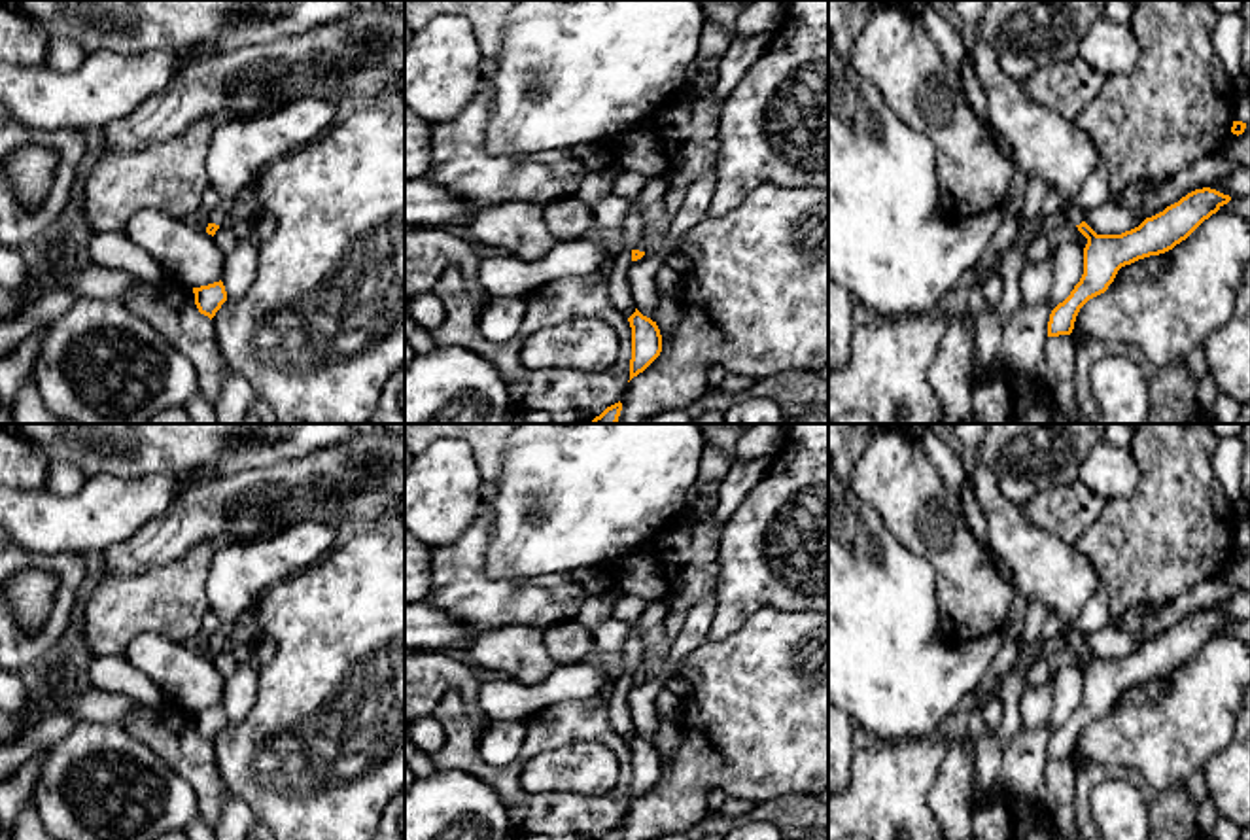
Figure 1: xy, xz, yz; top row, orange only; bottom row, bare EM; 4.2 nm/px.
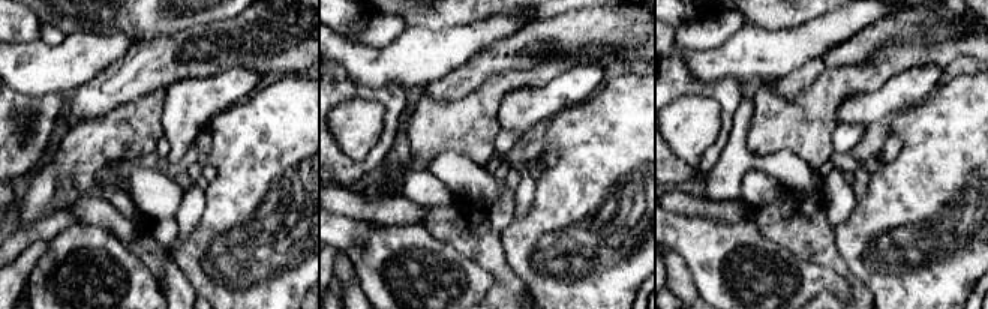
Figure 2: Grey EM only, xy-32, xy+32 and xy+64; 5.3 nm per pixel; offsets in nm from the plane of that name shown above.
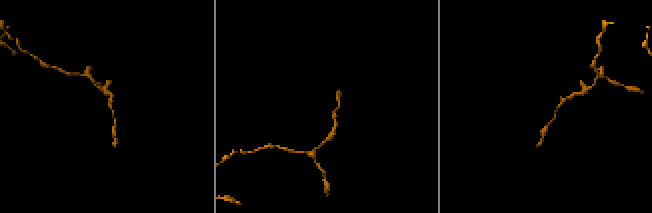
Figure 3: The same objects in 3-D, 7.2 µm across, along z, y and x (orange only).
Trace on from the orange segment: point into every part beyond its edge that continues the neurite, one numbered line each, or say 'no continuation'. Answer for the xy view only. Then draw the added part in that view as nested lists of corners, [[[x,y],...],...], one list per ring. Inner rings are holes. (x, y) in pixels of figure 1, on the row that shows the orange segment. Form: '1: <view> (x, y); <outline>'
1: xy (243, 148); [[[301,98],[269,114],[219,123],[204,161],[208,184],[219,193],[217,208],[208,214],[210,223],[223,225],[238,195],[269,165],[323,134],[335,114],[333,102]]]

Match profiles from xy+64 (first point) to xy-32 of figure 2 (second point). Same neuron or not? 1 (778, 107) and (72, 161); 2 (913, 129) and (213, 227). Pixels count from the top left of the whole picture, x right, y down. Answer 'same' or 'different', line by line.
1: same
2: same

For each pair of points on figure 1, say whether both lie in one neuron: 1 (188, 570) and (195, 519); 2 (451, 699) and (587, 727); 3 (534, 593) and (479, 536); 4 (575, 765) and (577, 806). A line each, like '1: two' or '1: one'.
1: two
2: one
3: one
4: two

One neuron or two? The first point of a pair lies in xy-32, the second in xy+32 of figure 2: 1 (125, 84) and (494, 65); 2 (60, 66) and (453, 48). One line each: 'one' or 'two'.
1: one
2: one

